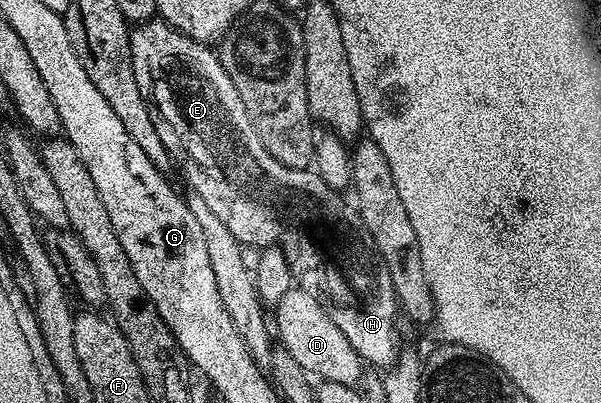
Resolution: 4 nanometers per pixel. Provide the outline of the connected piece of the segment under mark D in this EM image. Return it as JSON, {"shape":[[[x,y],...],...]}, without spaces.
{"shape":[[[290,287],[283,299],[275,306],[275,323],[279,333],[280,344],[287,347],[287,351],[294,355],[295,361],[310,376],[323,381],[341,383],[347,387],[356,386],[363,377],[361,367],[363,361],[359,354],[351,347],[343,331],[330,317],[324,304],[309,291]]]}

